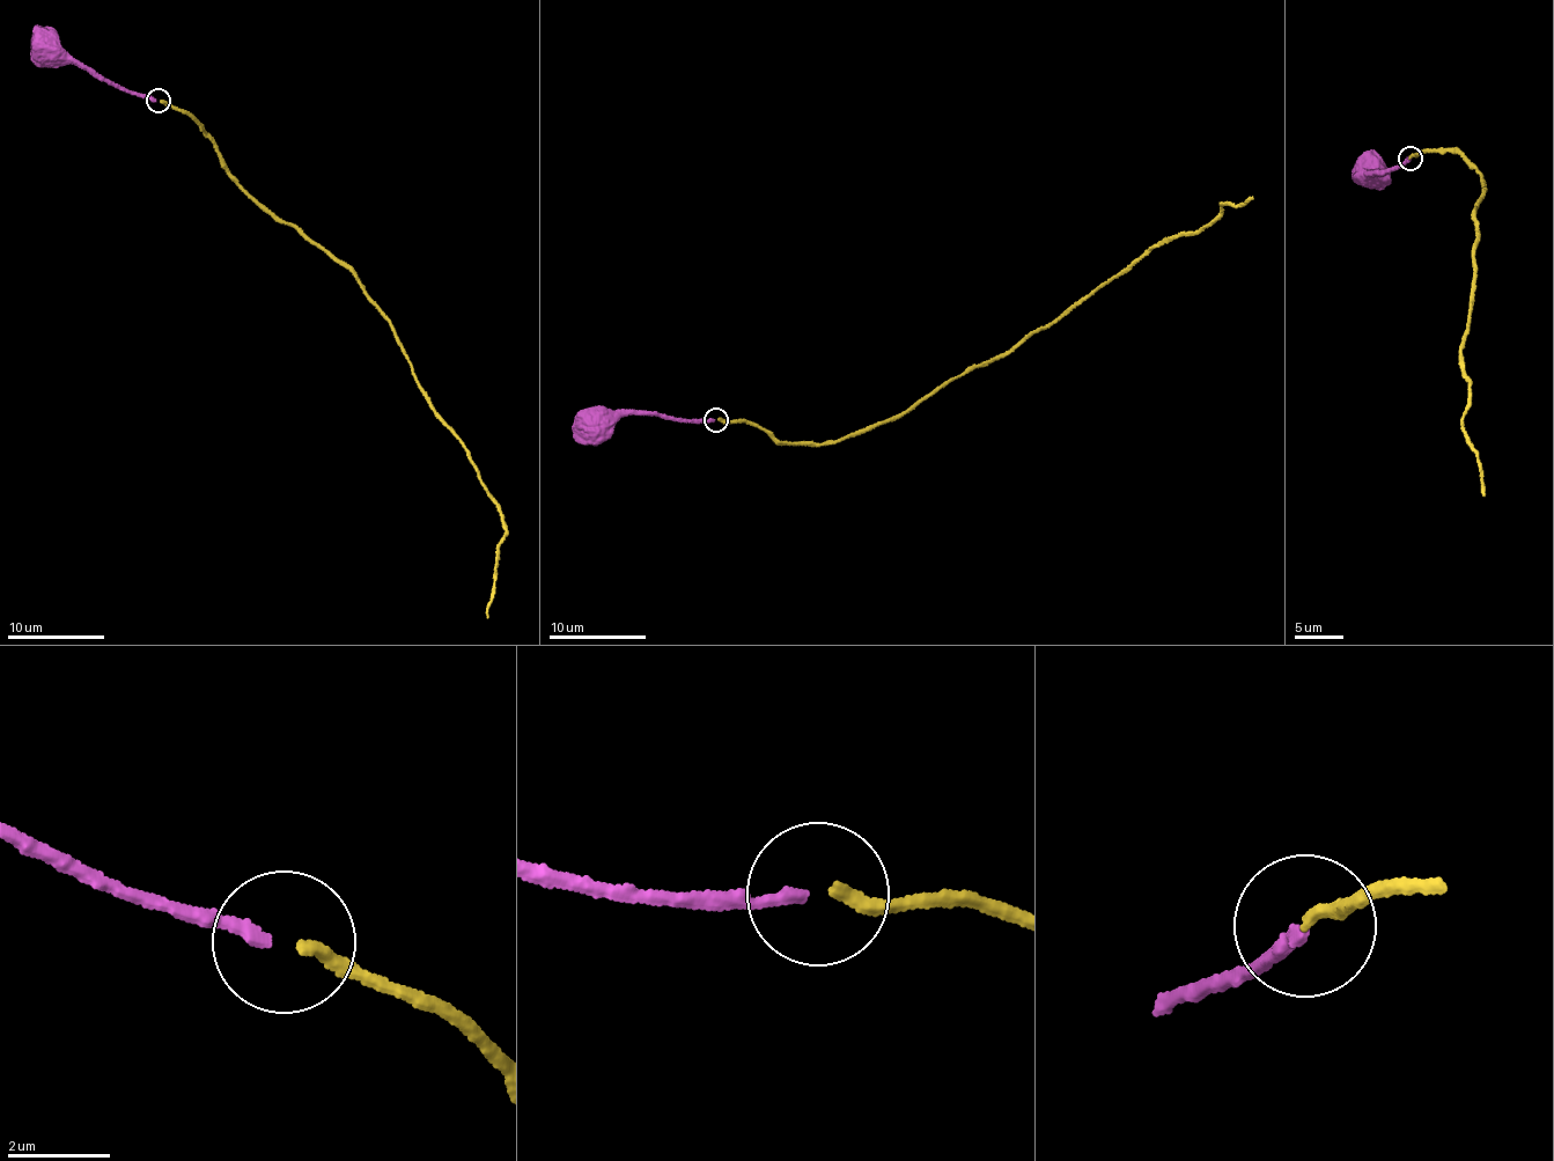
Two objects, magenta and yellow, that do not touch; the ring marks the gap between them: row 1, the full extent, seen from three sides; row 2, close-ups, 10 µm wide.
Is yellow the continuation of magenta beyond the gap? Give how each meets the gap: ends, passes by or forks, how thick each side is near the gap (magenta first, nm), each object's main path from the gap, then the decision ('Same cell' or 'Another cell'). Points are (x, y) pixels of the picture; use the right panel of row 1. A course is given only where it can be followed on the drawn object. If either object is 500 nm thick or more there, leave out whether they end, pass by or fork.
At the ring magenta ends. At the ring yellow ends. Thickness 240 nm (magenta) against 280 nm. Course of magenta: (1409, 159), (1383, 175), (1374, 175), (1371, 166). Course of yellow: (1409, 156), (1445, 147), (1487, 189), (1473, 213), (1460, 348), (1464, 438), (1483, 496). Same cell

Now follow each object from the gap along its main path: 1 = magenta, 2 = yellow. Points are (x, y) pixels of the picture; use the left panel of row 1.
1: (154, 100), (97, 79), (46, 42)
2: (160, 100), (192, 114), (242, 189), (350, 269), (381, 309), (436, 418), (468, 452), (505, 522), (488, 618)

